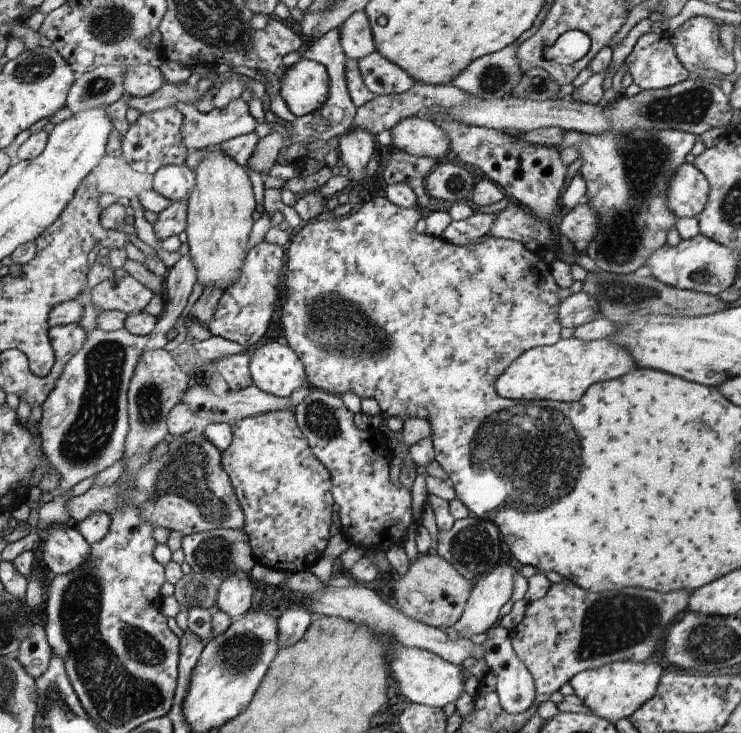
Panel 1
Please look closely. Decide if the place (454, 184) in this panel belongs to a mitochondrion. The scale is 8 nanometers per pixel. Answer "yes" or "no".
yes

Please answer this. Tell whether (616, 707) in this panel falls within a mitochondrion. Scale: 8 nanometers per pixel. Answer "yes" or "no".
no

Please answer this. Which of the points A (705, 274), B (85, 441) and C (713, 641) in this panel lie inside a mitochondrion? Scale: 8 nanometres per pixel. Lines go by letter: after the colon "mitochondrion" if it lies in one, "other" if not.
A: mitochondrion
B: mitochondrion
C: mitochondrion

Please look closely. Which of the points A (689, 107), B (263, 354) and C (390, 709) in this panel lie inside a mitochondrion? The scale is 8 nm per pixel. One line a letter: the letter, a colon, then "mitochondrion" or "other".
A: mitochondrion
B: other
C: other

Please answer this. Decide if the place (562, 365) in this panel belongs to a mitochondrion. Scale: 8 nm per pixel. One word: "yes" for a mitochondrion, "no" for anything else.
no

